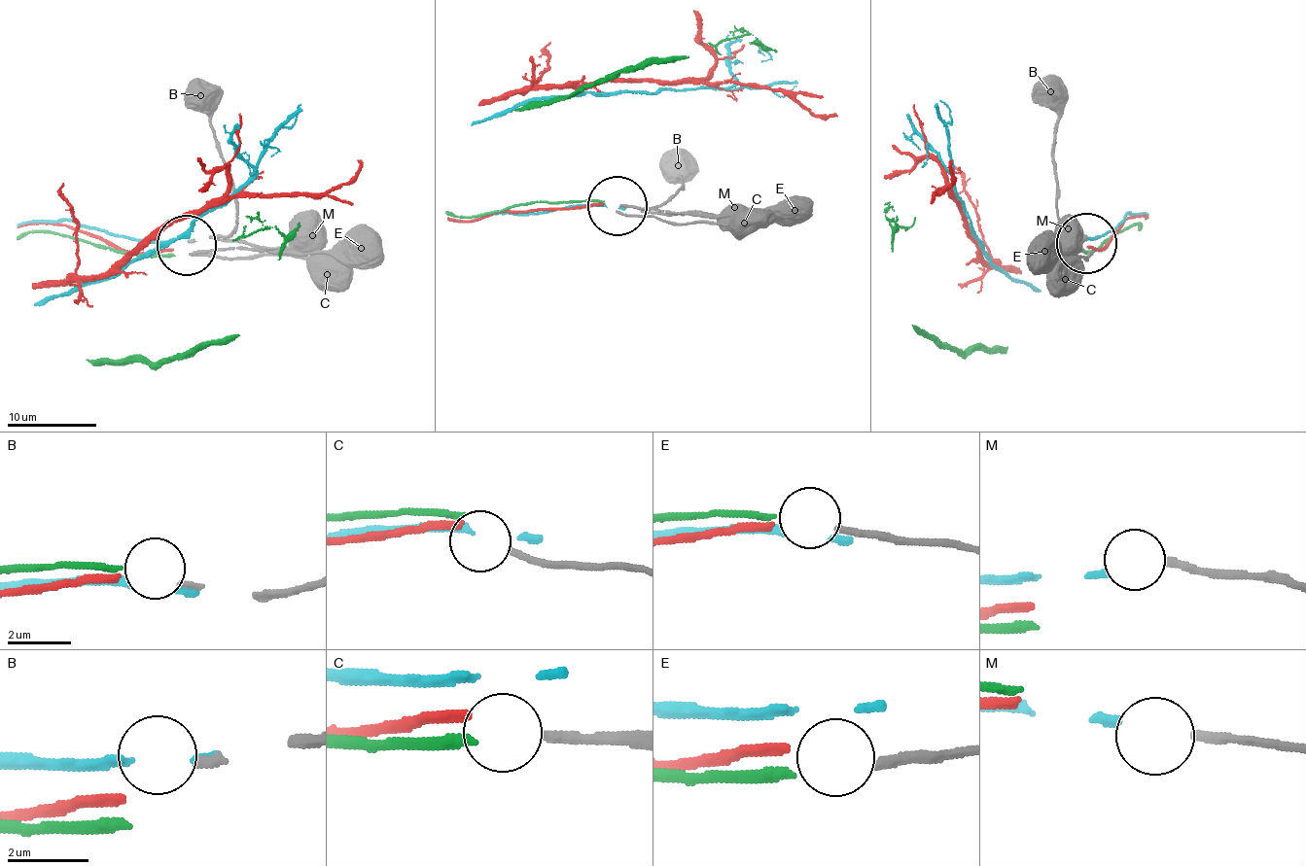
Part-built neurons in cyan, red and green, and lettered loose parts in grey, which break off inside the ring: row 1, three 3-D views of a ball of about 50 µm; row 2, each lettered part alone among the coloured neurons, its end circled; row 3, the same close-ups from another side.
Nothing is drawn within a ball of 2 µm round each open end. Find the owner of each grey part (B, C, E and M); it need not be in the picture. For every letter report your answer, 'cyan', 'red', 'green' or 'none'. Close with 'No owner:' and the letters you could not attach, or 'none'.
B: none
C: none
E: green
M: cyan
No owner: B, C

